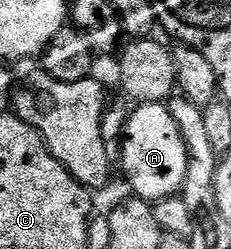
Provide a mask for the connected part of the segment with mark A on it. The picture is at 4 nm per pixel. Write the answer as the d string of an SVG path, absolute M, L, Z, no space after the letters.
M136 104L130 110L127 128L123 131L121 167L135 192L132 194L148 203L163 201L182 190L187 170L187 148L166 104Z

